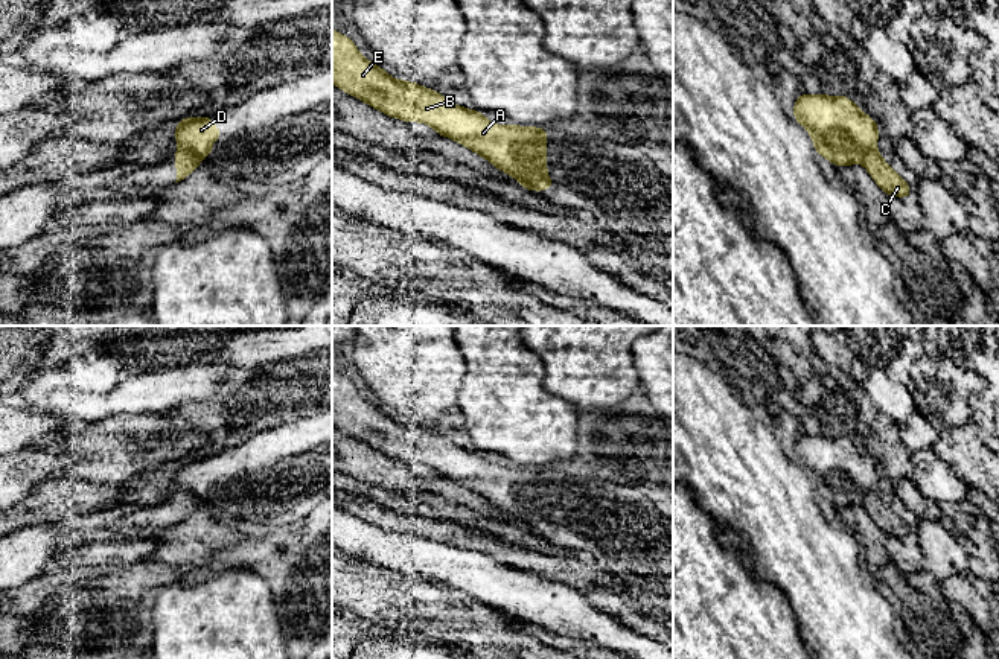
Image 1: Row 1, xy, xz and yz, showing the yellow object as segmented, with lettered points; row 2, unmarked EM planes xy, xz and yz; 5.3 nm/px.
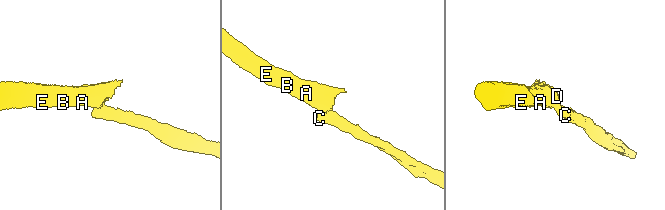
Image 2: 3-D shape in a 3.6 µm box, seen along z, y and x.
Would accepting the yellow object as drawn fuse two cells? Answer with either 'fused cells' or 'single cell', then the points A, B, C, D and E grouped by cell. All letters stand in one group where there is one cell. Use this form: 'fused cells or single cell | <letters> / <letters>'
fused cells | A B D E / C

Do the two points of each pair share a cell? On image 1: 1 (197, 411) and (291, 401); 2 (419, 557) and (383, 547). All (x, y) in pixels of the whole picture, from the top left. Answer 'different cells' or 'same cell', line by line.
1: same cell
2: same cell

